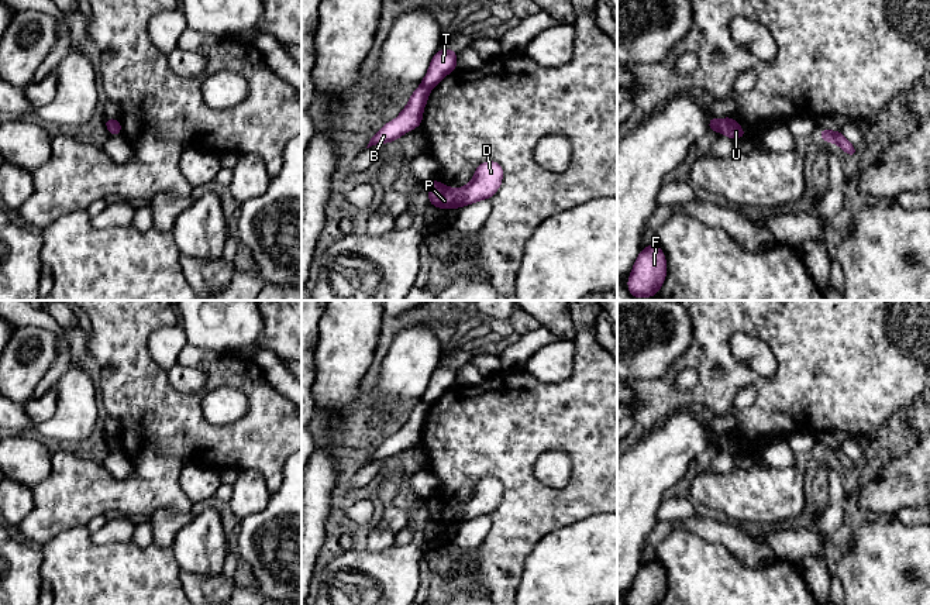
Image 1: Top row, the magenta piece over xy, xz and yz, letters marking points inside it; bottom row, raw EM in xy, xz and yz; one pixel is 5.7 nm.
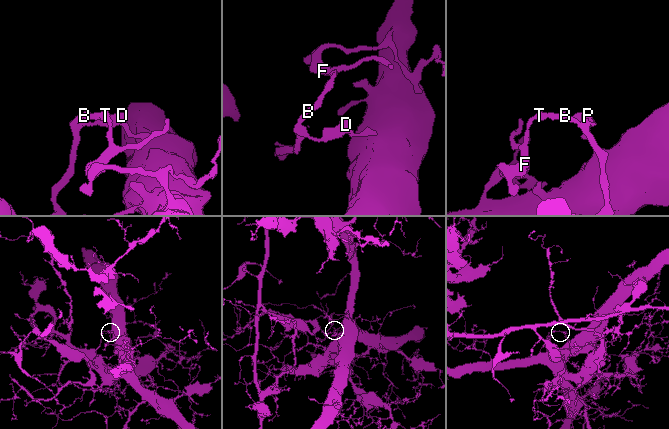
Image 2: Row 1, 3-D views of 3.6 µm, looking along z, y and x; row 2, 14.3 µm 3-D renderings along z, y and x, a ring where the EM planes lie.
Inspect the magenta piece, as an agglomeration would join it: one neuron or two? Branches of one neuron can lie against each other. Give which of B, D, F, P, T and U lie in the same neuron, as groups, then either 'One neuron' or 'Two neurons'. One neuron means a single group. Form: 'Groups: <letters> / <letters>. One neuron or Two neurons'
Groups: B D P U / F T. Two neurons

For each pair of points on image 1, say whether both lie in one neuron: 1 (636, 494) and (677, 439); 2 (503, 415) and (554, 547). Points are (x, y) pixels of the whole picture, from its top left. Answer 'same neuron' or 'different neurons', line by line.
1: same neuron
2: different neurons

